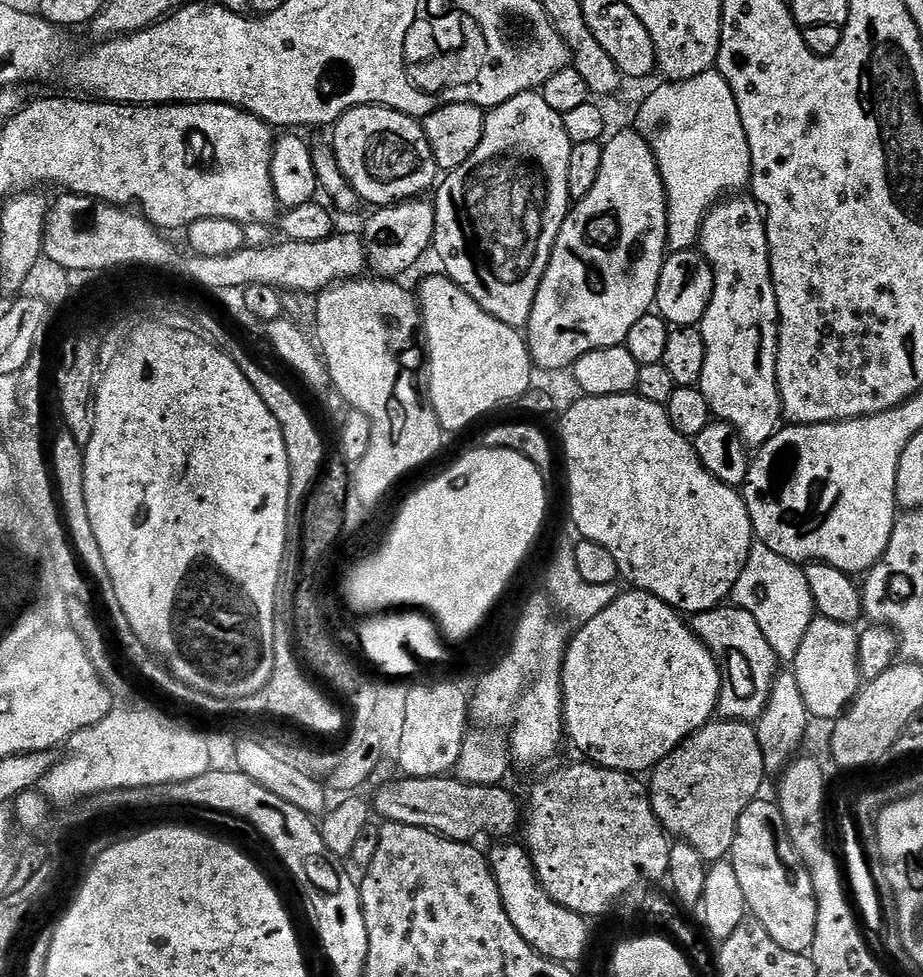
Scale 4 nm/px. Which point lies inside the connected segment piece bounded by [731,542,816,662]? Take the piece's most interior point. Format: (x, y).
(774, 590)

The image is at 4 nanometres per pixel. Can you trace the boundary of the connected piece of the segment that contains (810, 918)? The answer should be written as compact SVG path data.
M757 798L748 804L738 818L730 861L738 874L747 911L766 928L766 934L770 934L770 938L774 938L782 950L807 953L816 933L816 896L810 890L804 889L803 892L792 881L780 857L776 836L772 833L772 820L780 820L780 811L775 803L767 804L764 798Z

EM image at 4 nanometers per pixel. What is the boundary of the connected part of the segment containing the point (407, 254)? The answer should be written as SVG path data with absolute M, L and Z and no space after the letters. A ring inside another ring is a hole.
M417 198L398 204L389 204L375 209L376 212L362 228L364 252L368 256L367 267L373 268L380 278L400 278L420 260L424 251L432 248L434 238L434 222L436 221L436 205L427 199Z

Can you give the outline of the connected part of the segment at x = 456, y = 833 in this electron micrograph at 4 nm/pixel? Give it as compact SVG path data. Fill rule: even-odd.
M451 775L431 776L430 778L397 778L389 784L381 783L376 792L376 797L371 797L370 804L381 817L381 821L389 824L401 824L402 826L418 826L448 840L457 840L463 844L475 841L475 836L500 836L496 838L508 838L522 820L522 812L516 809L516 800L507 792L507 787L491 784L490 786L474 786Z

